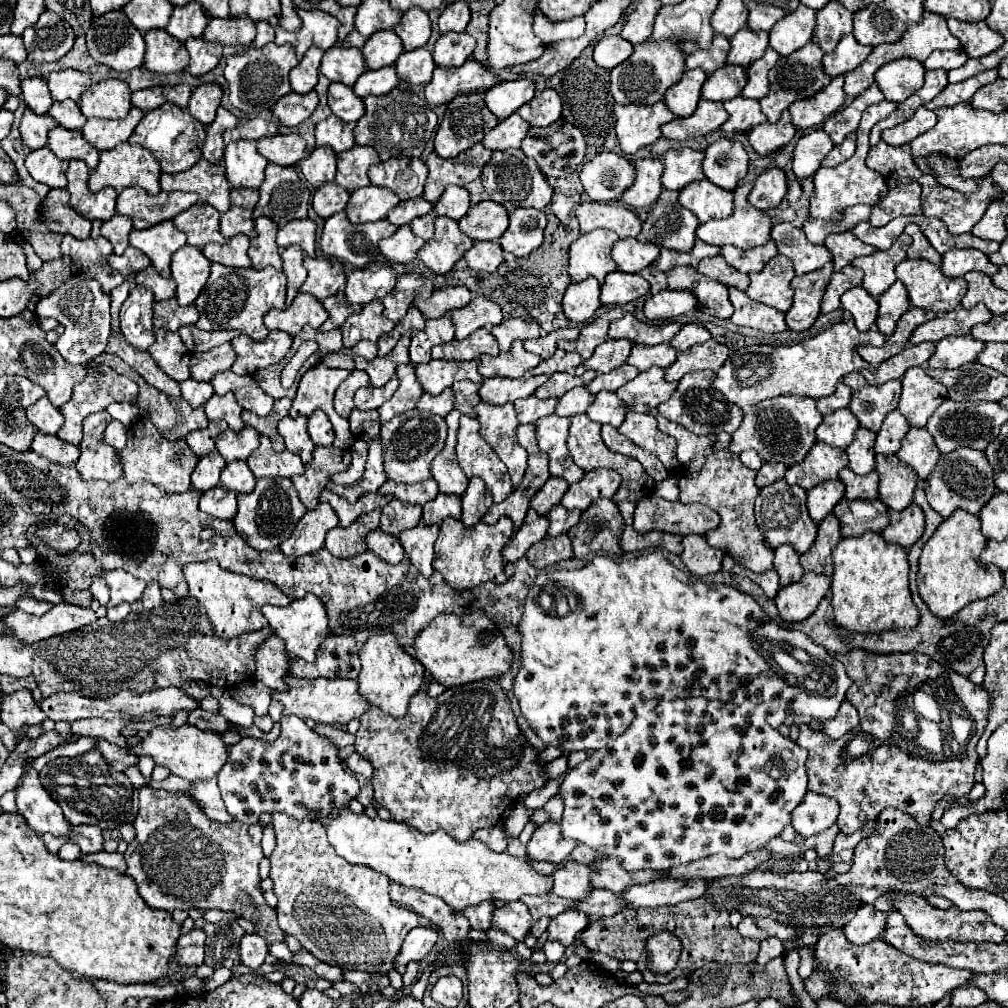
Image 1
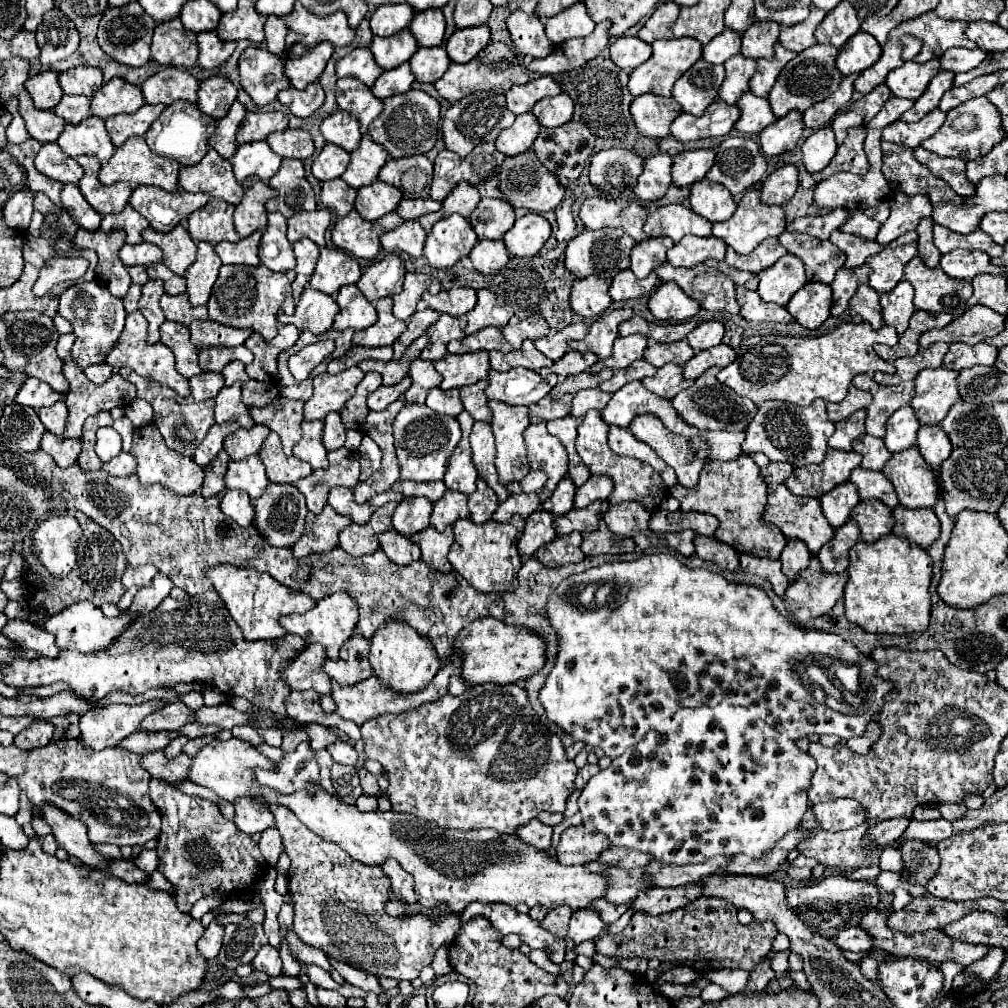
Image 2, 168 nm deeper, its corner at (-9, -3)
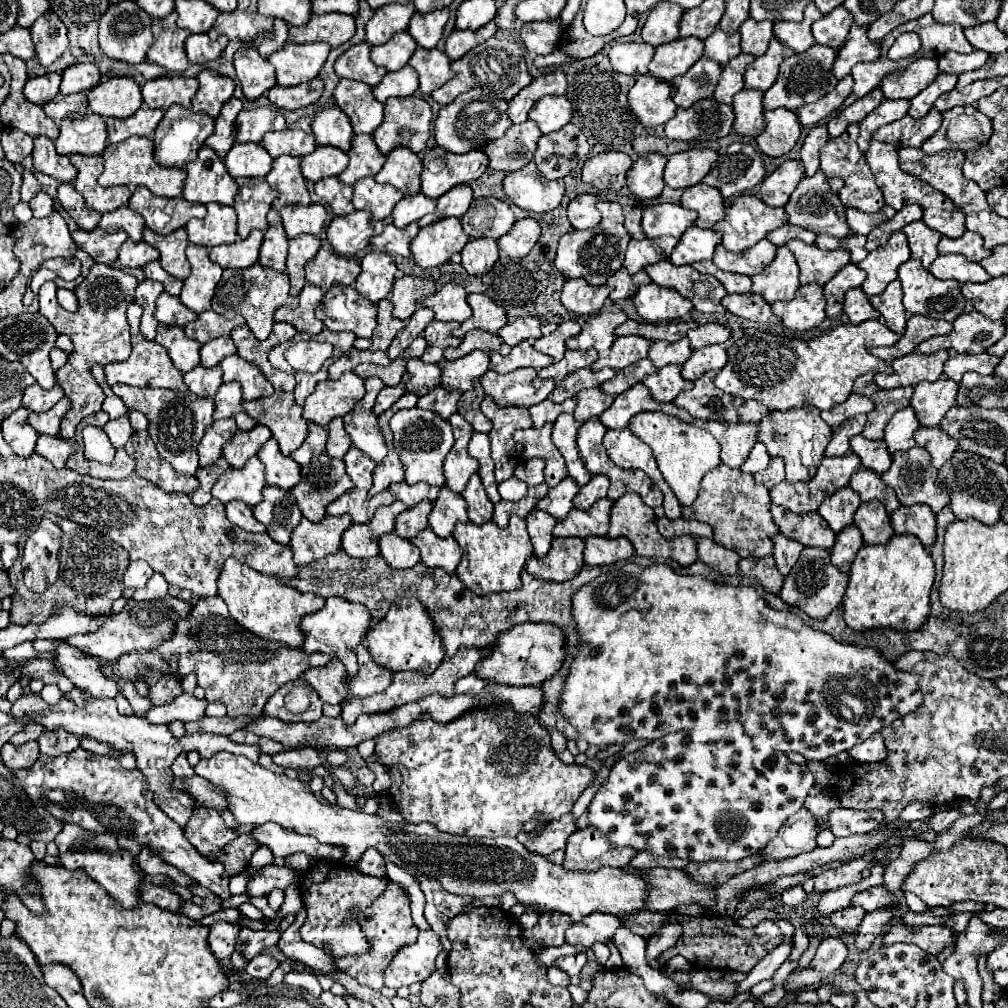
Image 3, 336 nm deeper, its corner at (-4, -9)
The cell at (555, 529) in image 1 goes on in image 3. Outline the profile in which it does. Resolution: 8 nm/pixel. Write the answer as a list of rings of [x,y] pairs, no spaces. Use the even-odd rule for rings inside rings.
[[[604,498],[604,500],[598,500],[590,510],[572,508],[570,514],[562,522],[556,524],[554,536],[556,538],[568,538],[568,536],[578,536],[578,534],[582,534],[578,538],[606,536],[612,506],[614,506],[614,502]]]

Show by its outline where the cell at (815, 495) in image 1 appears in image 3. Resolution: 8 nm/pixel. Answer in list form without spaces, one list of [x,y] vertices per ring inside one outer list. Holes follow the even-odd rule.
[[[846,486],[844,490],[836,490],[836,494],[832,494],[832,498],[828,498],[828,502],[824,502],[824,506],[820,506],[818,512],[834,532],[840,532],[842,528],[852,524],[854,510],[858,506],[860,506],[858,494]]]

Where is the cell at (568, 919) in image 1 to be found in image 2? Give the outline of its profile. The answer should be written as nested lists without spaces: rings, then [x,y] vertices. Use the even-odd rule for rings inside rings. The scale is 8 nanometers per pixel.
[[[575,910],[571,914],[567,936],[575,944],[581,944],[585,940],[595,940],[603,932],[603,928],[605,924],[595,910]]]

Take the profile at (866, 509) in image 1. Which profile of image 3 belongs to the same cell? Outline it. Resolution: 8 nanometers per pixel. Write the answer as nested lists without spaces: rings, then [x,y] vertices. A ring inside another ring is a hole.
[[[878,500],[862,504],[854,514],[854,524],[860,528],[866,544],[884,544],[894,534],[890,526],[890,516],[884,504]]]

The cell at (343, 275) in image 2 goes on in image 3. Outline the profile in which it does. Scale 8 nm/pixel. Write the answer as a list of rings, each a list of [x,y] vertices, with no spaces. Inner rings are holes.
[[[320,248],[318,254],[306,264],[306,280],[322,290],[328,290],[332,284],[354,284],[358,274],[360,264],[354,258],[346,258],[324,248]]]

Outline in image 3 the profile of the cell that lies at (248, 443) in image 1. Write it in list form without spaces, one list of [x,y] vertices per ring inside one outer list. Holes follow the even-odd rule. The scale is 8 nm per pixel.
[[[262,424],[254,426],[250,432],[238,430],[238,432],[232,436],[232,440],[230,440],[230,442],[224,446],[224,450],[222,450],[222,452],[224,452],[224,458],[230,462],[232,468],[242,468],[242,466],[248,462],[248,458],[256,456],[258,448],[260,448],[268,438],[272,438],[272,432],[270,432],[270,428],[266,428],[266,426],[262,426]]]

